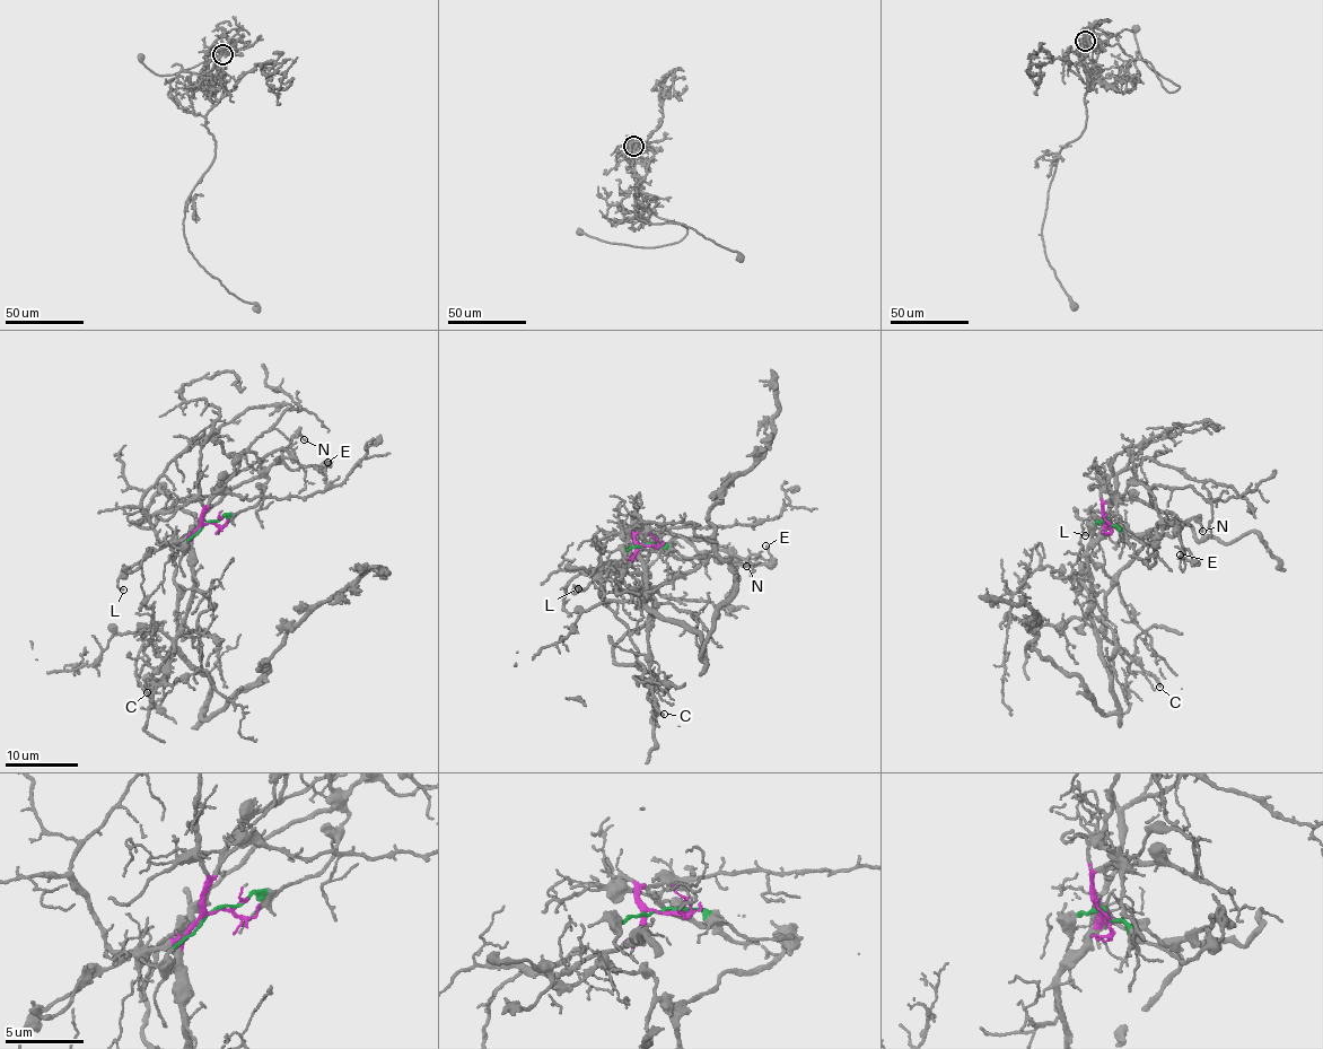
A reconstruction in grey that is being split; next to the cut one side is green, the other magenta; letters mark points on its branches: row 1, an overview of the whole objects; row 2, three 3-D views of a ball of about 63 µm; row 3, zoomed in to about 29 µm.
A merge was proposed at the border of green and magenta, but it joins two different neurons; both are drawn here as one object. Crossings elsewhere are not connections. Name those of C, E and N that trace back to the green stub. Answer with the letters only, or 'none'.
C, E, N

